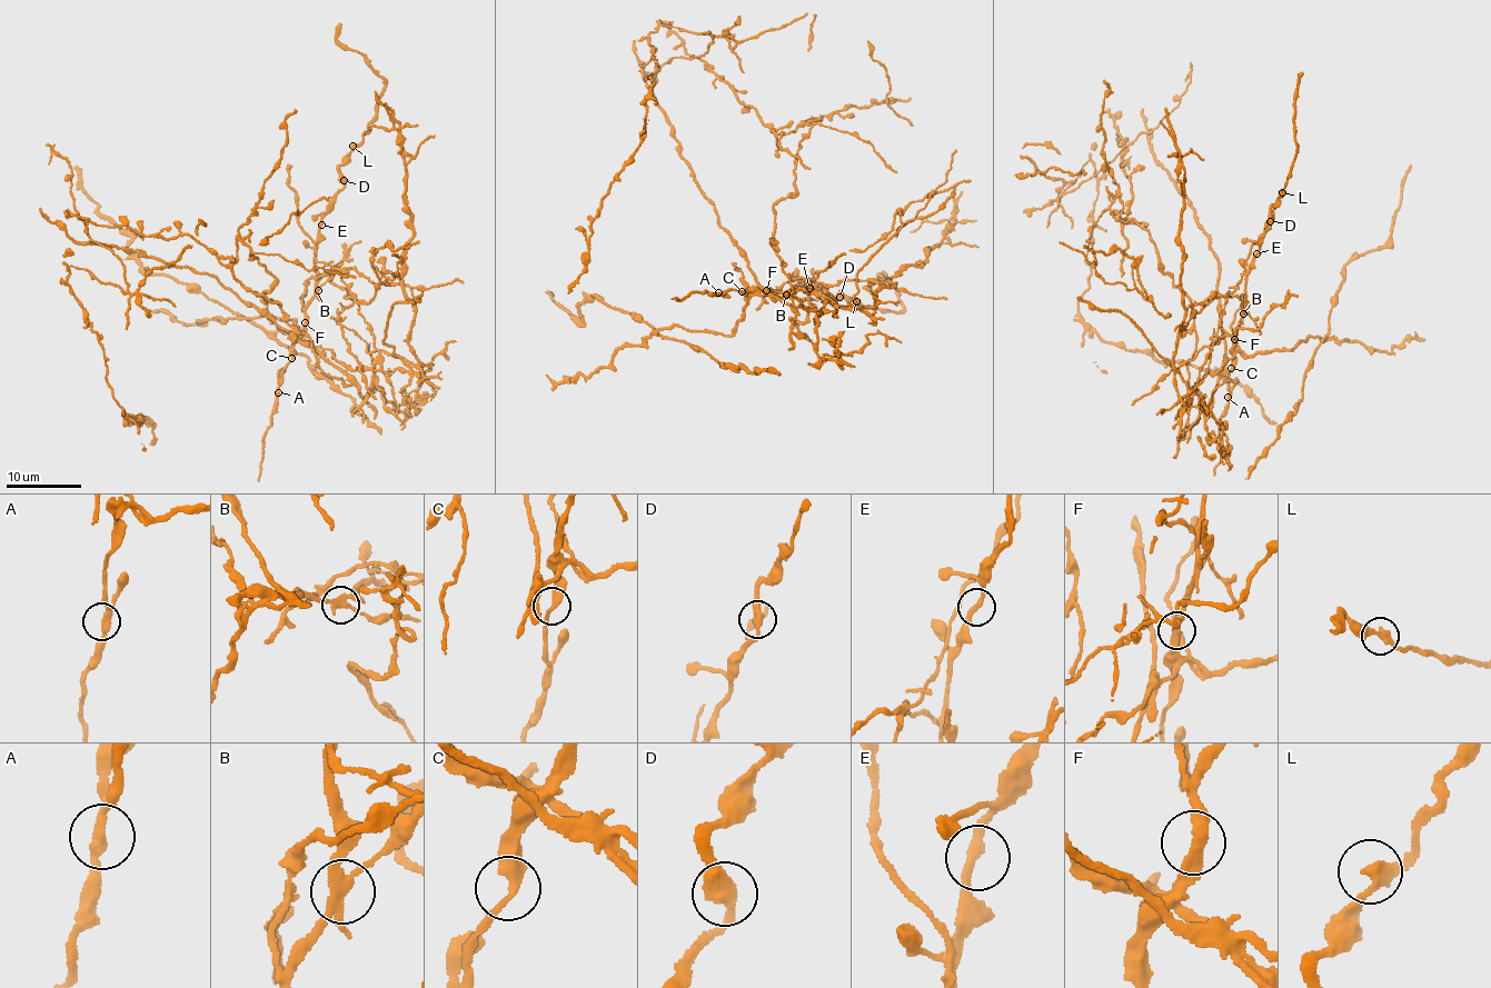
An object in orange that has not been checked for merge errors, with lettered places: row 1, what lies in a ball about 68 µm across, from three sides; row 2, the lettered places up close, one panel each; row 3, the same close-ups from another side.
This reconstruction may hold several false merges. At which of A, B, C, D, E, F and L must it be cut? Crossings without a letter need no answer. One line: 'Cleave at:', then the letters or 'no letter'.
Cleave at: B, F

